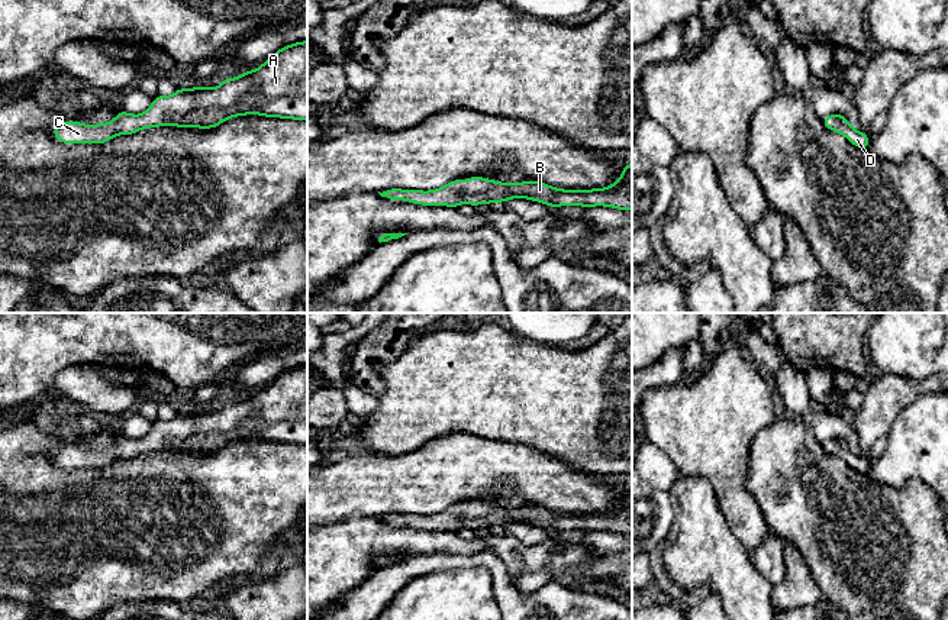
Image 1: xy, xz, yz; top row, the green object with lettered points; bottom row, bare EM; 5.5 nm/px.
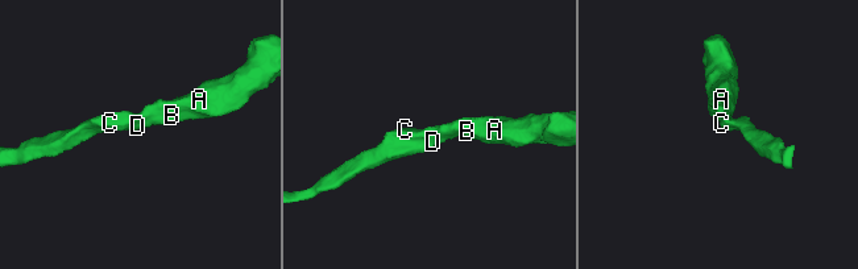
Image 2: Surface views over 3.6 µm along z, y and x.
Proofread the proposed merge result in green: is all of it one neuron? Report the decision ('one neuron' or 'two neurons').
one neuron

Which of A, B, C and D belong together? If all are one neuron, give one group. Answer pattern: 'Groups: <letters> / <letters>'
Groups: A B C D

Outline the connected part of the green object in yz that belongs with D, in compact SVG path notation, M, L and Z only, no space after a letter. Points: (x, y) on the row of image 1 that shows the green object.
M829 114L823 119L823 125L829 130L835 130L845 136L852 145L867 149L870 138L867 133L862 133L860 130L855 130L848 119L842 114Z

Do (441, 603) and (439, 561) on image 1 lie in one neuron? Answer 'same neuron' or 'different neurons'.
different neurons

